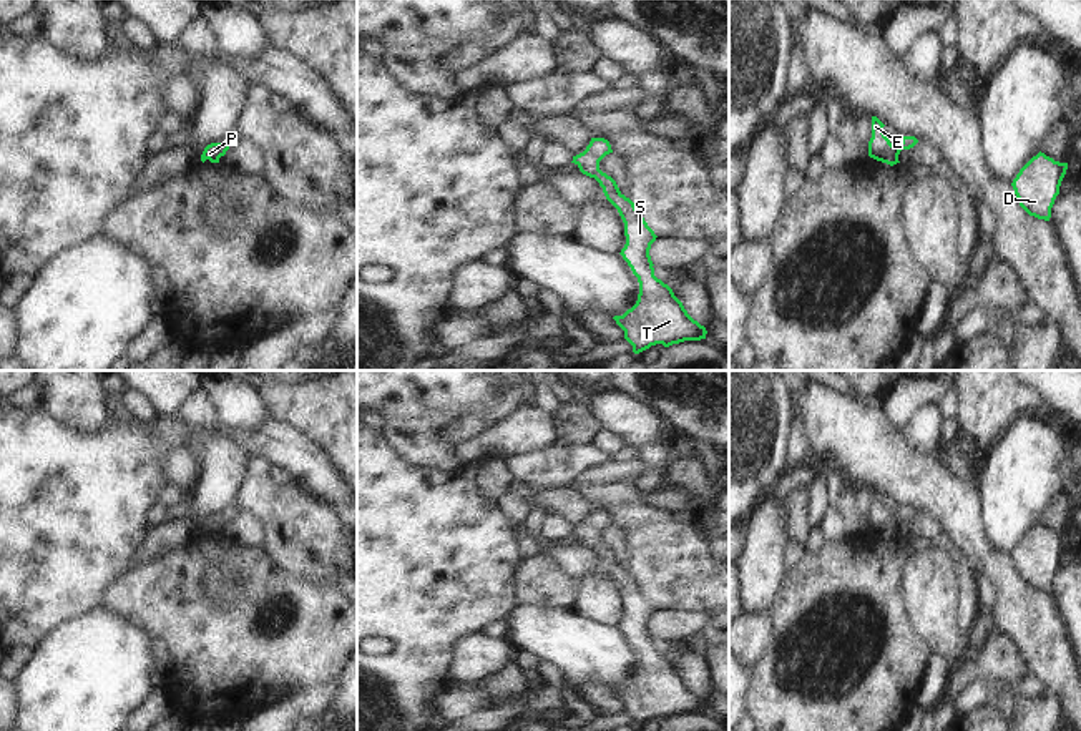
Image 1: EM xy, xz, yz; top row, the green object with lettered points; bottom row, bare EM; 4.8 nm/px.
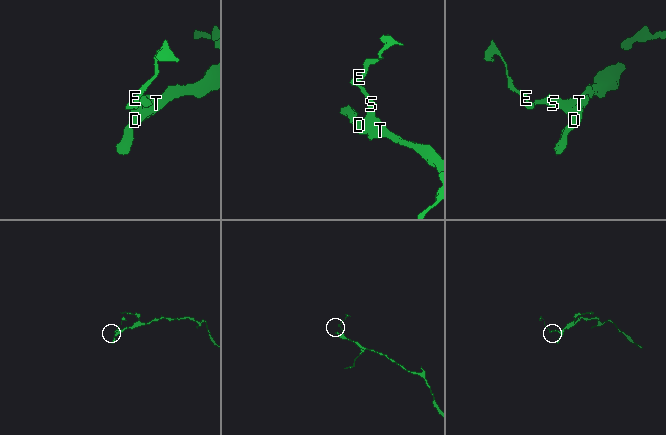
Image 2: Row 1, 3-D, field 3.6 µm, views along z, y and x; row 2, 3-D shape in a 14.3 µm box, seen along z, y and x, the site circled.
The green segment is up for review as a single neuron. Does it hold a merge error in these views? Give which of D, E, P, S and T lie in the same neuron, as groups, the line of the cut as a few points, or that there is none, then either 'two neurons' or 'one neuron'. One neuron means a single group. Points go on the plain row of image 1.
D E P S T | no cut | one neuron

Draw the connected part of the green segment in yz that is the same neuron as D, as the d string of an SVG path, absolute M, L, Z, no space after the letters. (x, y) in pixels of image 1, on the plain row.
M1041 523L1033 528L1011 555L1020 578L1030 588L1049 593L1066 542L1068 535L1054 533Z

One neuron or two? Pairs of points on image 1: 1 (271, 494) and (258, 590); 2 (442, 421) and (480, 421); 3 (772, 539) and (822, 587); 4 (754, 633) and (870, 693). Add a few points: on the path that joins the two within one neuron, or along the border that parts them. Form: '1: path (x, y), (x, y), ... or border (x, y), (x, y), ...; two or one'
1: border (263, 544), (291, 574); two
2: border (455, 419), (440, 432), (440, 437), (454, 446); two
3: border (789, 570), (772, 605); two
4: border (769, 617), (771, 638), (751, 672); two

